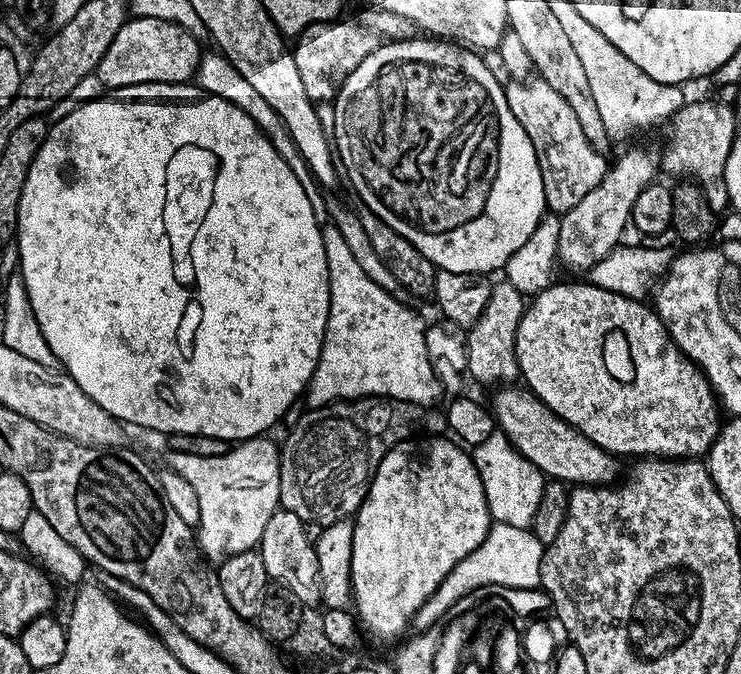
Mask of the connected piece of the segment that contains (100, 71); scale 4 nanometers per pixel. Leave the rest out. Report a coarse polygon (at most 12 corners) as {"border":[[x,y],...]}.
{"border":[[125,20],[94,73],[105,89],[186,84],[201,41],[169,20]]}

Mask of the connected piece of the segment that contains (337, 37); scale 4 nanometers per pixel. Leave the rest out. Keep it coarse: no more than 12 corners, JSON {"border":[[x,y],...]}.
{"border":[[321,20],[292,48],[302,86],[332,102],[382,38]]}

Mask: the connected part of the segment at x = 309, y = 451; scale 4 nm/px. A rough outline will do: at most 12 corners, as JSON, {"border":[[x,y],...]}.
{"border":[[366,396],[305,411],[280,502],[325,526],[360,508],[422,408]]}

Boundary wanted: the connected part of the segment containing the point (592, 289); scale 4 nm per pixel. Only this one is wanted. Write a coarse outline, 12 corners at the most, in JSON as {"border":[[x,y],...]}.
{"border":[[549,284],[520,376],[610,453],[700,458],[722,408],[660,315]]}

